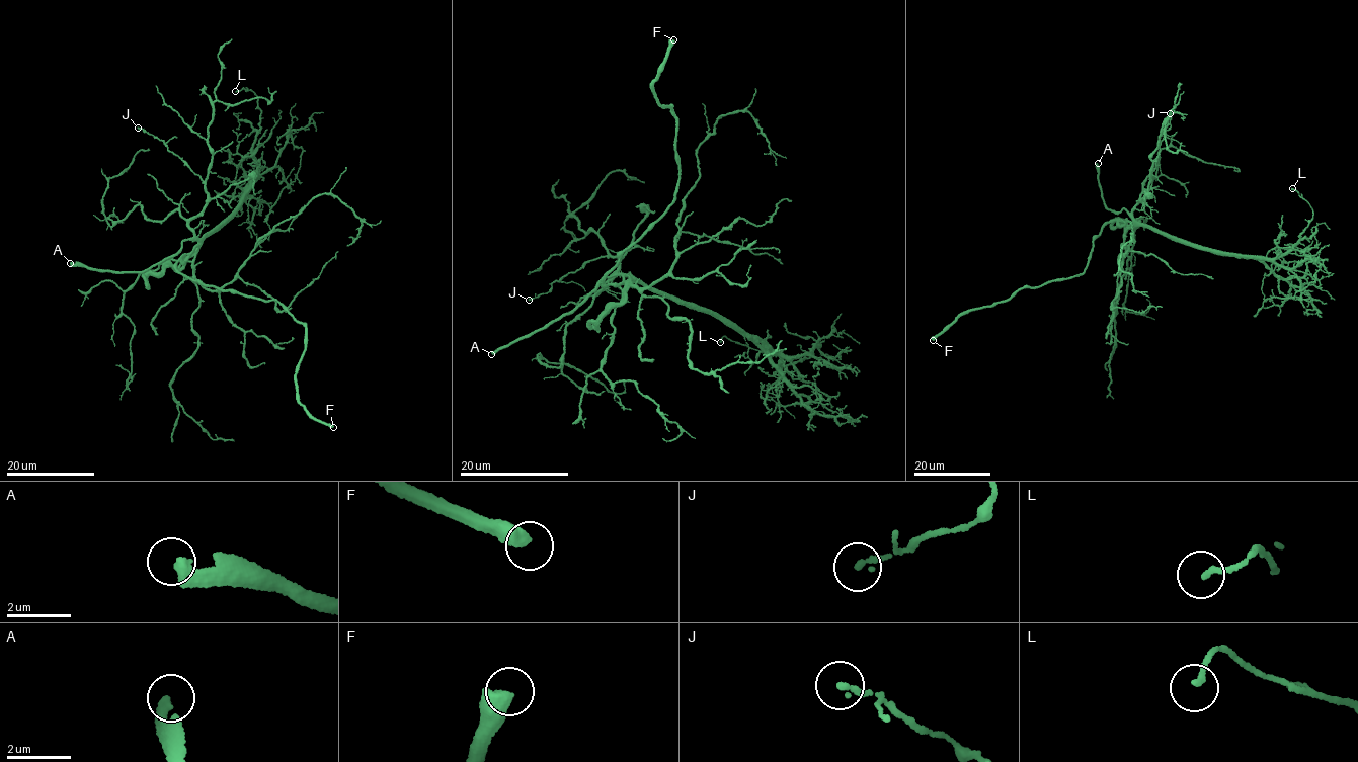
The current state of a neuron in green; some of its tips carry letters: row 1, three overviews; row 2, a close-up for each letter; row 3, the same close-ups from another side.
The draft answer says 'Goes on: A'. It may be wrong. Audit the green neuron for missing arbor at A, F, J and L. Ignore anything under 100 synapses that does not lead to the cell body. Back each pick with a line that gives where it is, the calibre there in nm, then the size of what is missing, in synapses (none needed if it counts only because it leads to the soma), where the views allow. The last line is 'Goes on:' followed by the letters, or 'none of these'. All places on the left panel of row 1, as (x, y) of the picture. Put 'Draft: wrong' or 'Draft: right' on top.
Draft: right
A: Place: (70, 263). Thickness 400 nm
Goes on: A

